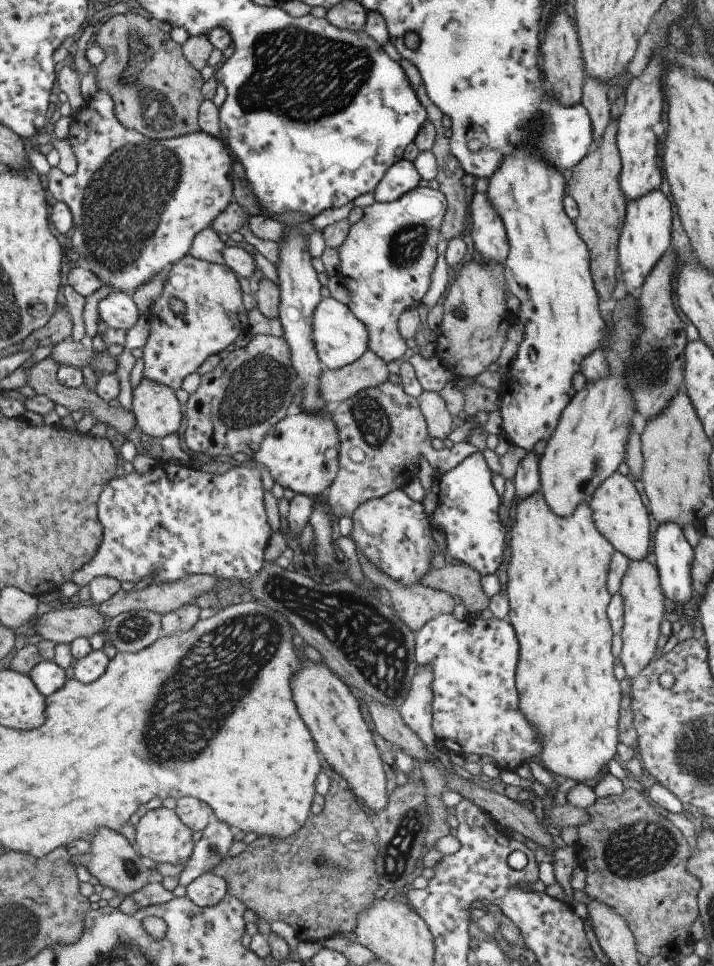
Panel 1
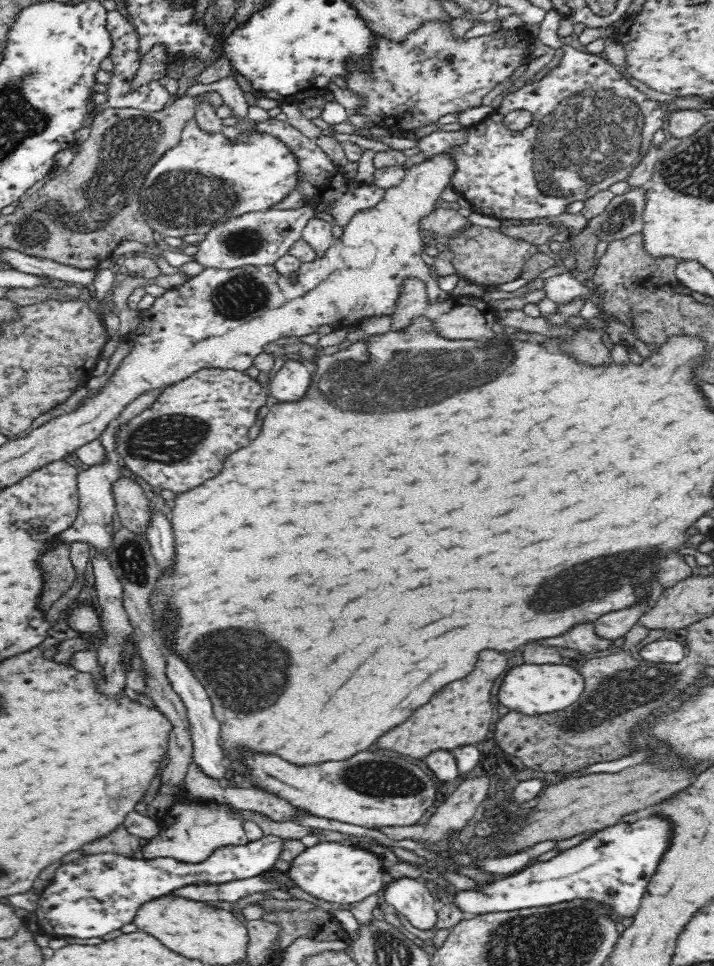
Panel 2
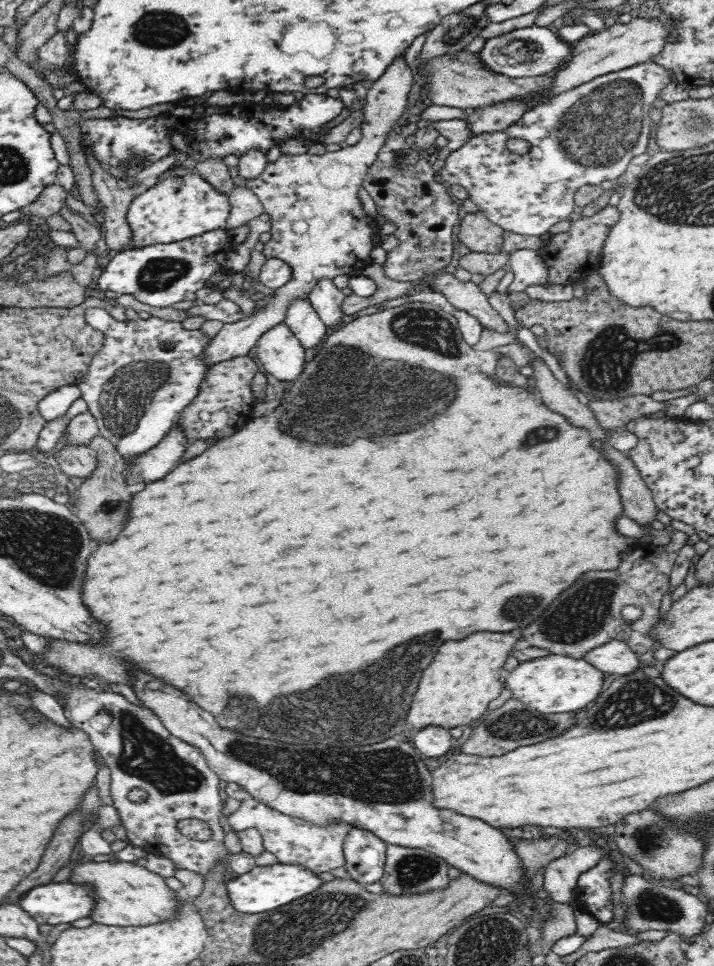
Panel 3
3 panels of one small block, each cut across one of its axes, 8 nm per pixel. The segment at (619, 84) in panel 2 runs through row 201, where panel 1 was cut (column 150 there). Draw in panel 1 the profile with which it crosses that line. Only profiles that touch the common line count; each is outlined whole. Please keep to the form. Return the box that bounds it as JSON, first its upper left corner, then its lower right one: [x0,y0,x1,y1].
[69,459,271,587]

